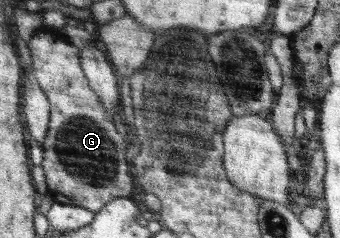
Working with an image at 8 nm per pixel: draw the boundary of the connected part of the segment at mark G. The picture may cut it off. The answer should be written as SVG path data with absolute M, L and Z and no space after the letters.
M56 29L40 30L29 43L31 61L33 61L33 75L41 89L45 91L51 103L51 119L49 131L43 141L45 159L41 163L47 179L47 194L58 204L79 206L97 213L105 205L117 197L128 197L133 189L129 167L125 161L128 143L115 131L113 119L109 117L99 96L92 90L88 79L83 77L83 65L80 63L80 48L71 45L63 39L61 31Z

